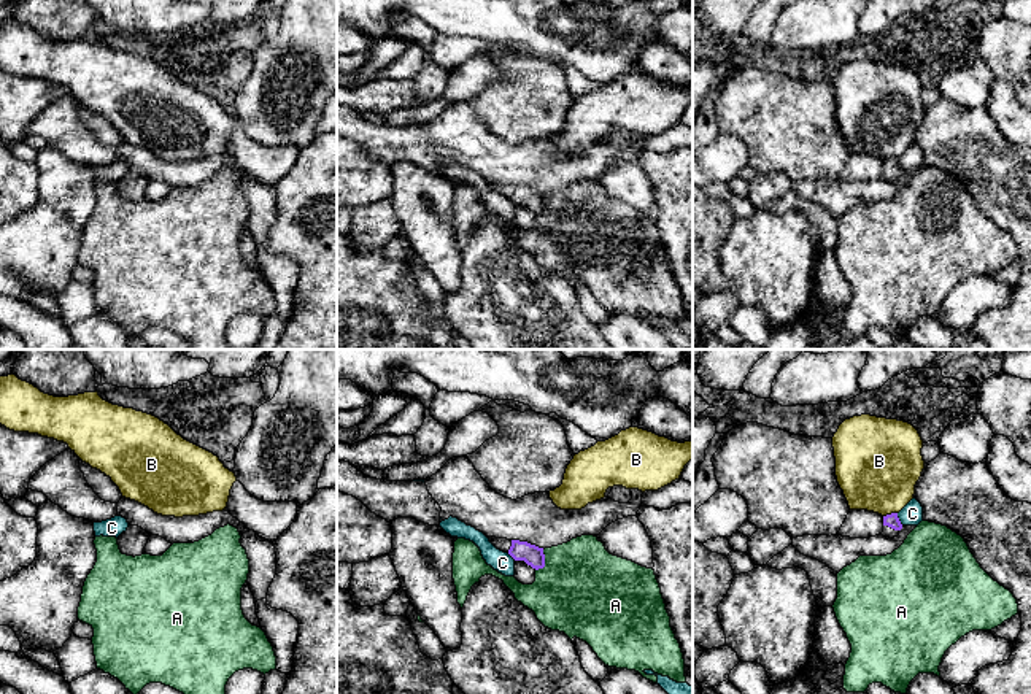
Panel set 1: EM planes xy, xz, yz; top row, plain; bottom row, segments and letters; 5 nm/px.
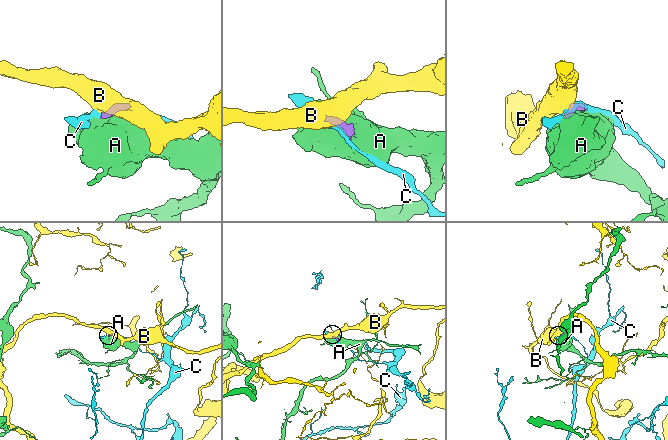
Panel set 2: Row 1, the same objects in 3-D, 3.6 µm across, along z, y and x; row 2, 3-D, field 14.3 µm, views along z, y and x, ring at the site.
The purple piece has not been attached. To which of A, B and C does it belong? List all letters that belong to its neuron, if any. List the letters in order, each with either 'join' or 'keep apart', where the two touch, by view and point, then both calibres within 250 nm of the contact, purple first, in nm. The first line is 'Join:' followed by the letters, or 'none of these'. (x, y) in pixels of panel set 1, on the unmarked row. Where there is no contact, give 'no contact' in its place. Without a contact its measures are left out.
Join: none of these
A: keep apart; contact xz (544, 207); calibres 100 and 460 nm
B: keep apart; contact yz (891, 158); calibres 70 and 420 nm
C: keep apart; contact yz (898, 164); calibres 70 and 110 nm

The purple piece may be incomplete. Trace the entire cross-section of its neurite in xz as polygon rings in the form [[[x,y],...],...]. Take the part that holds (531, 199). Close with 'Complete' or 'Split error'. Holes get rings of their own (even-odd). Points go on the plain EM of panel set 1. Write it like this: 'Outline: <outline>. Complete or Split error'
Outline: [[[496,181],[488,183],[497,194],[508,197],[515,205],[524,205],[535,214],[545,211],[543,192],[519,184],[507,184]]]. Split error

